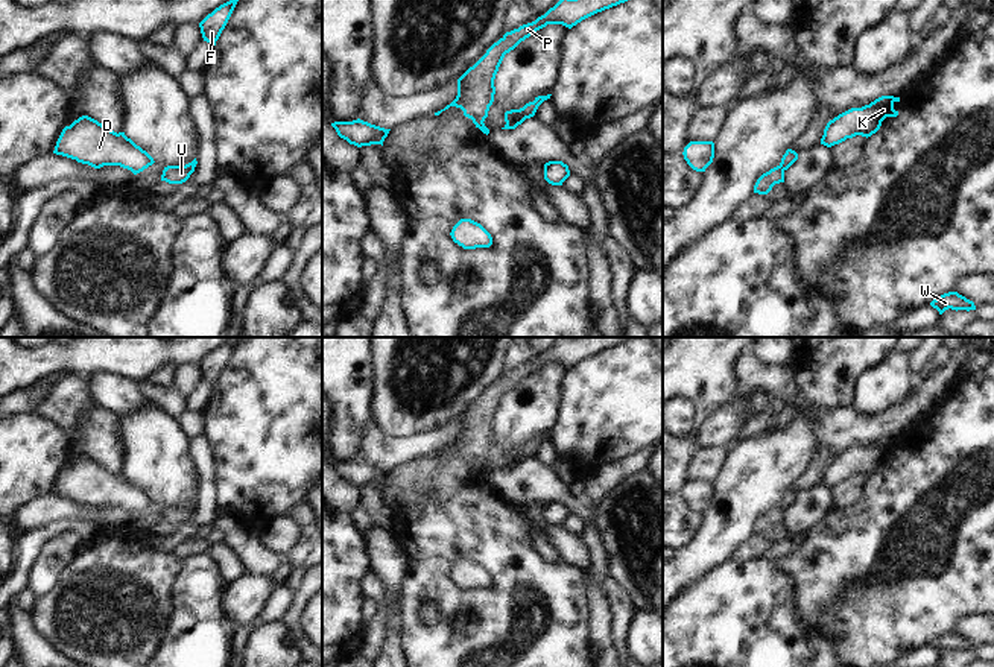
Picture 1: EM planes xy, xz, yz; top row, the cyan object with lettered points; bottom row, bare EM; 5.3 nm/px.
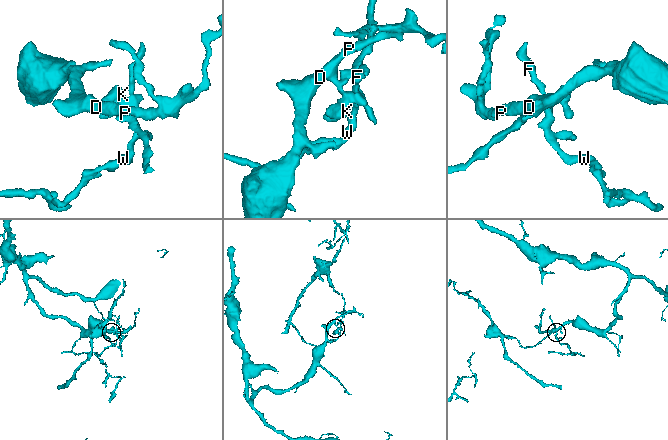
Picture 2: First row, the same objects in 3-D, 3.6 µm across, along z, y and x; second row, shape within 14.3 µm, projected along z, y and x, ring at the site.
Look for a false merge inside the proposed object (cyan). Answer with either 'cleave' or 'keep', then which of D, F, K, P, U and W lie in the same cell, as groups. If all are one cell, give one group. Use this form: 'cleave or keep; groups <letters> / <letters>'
cleave; groups D F K P W / U

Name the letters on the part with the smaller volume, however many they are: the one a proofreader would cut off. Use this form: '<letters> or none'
U

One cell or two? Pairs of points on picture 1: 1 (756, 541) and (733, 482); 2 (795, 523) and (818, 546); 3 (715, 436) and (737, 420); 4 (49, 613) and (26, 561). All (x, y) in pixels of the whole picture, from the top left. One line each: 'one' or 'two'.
1: two
2: two
3: one
4: two

